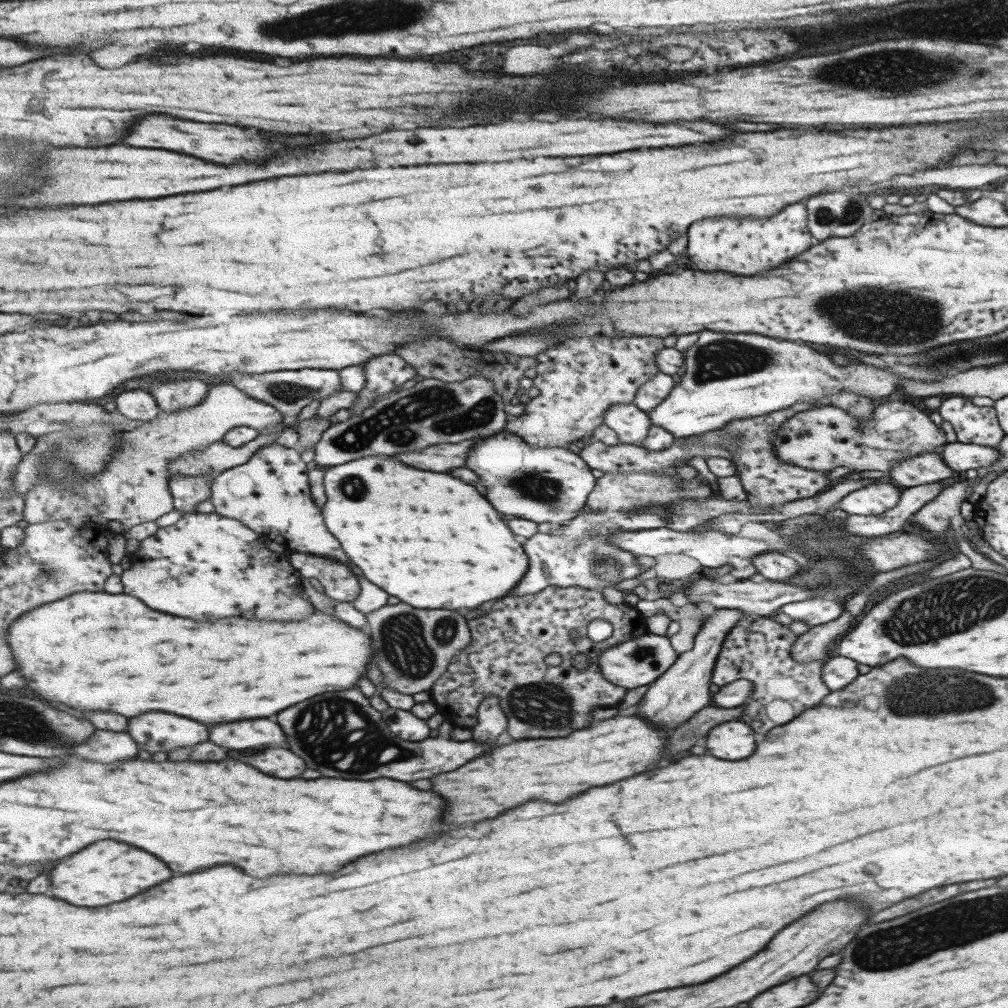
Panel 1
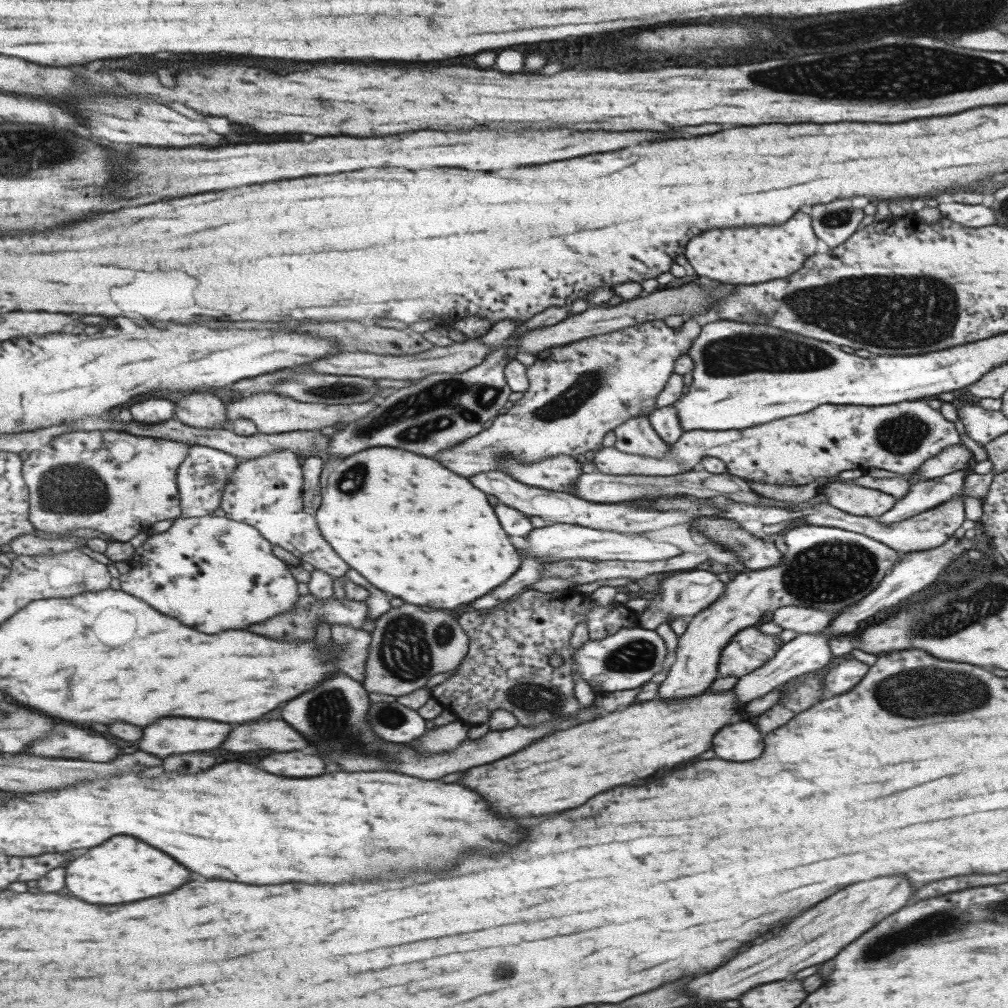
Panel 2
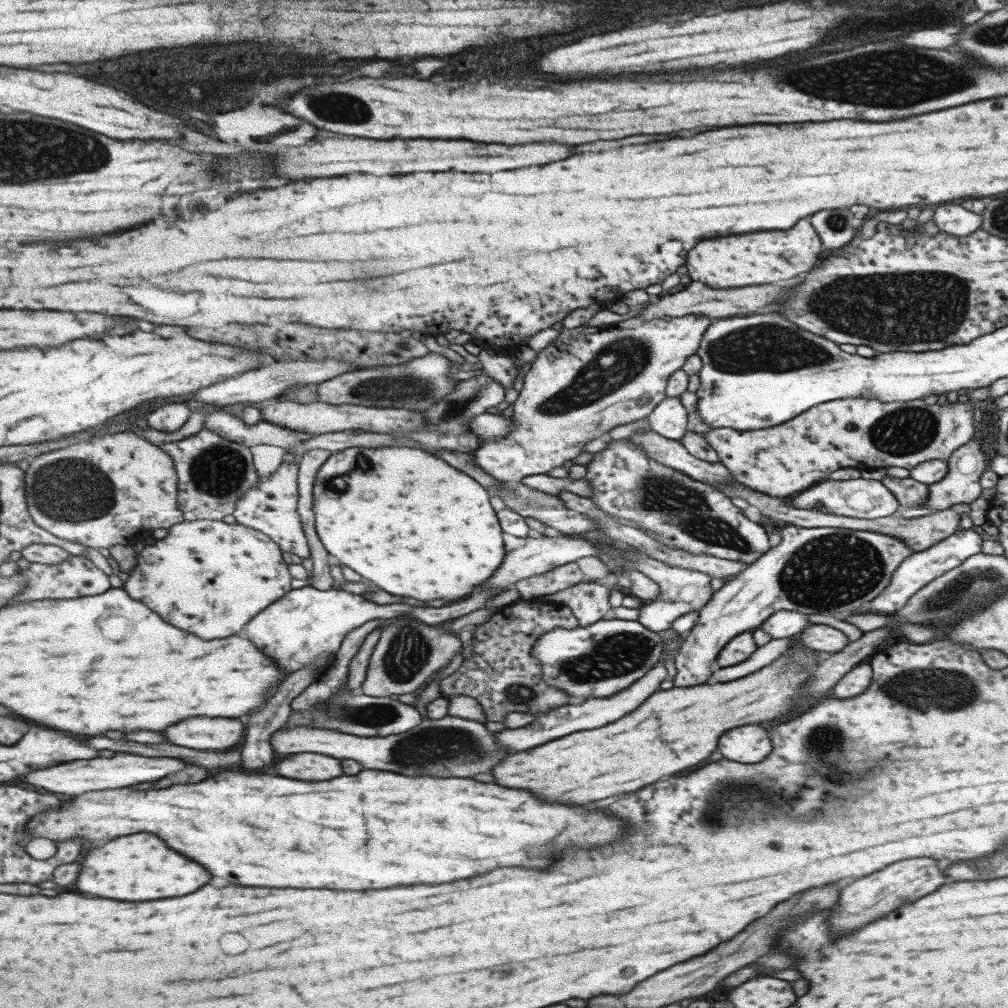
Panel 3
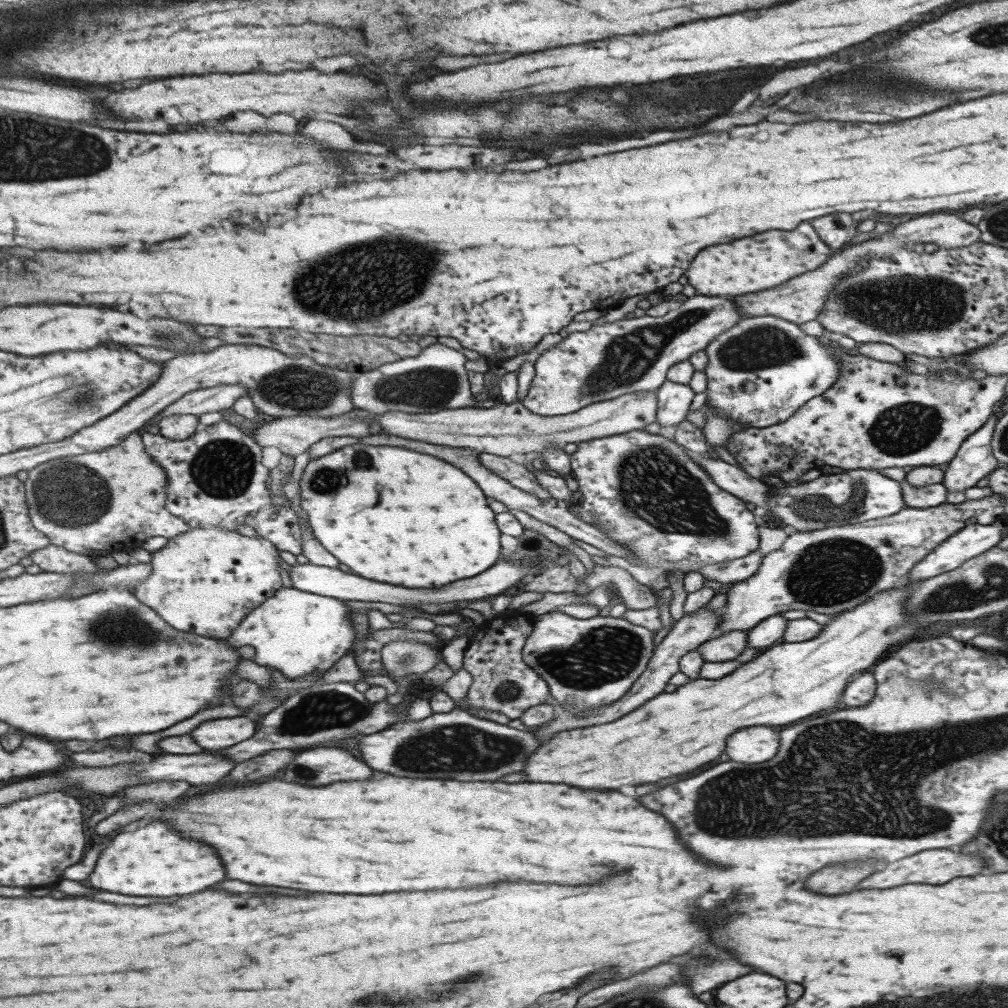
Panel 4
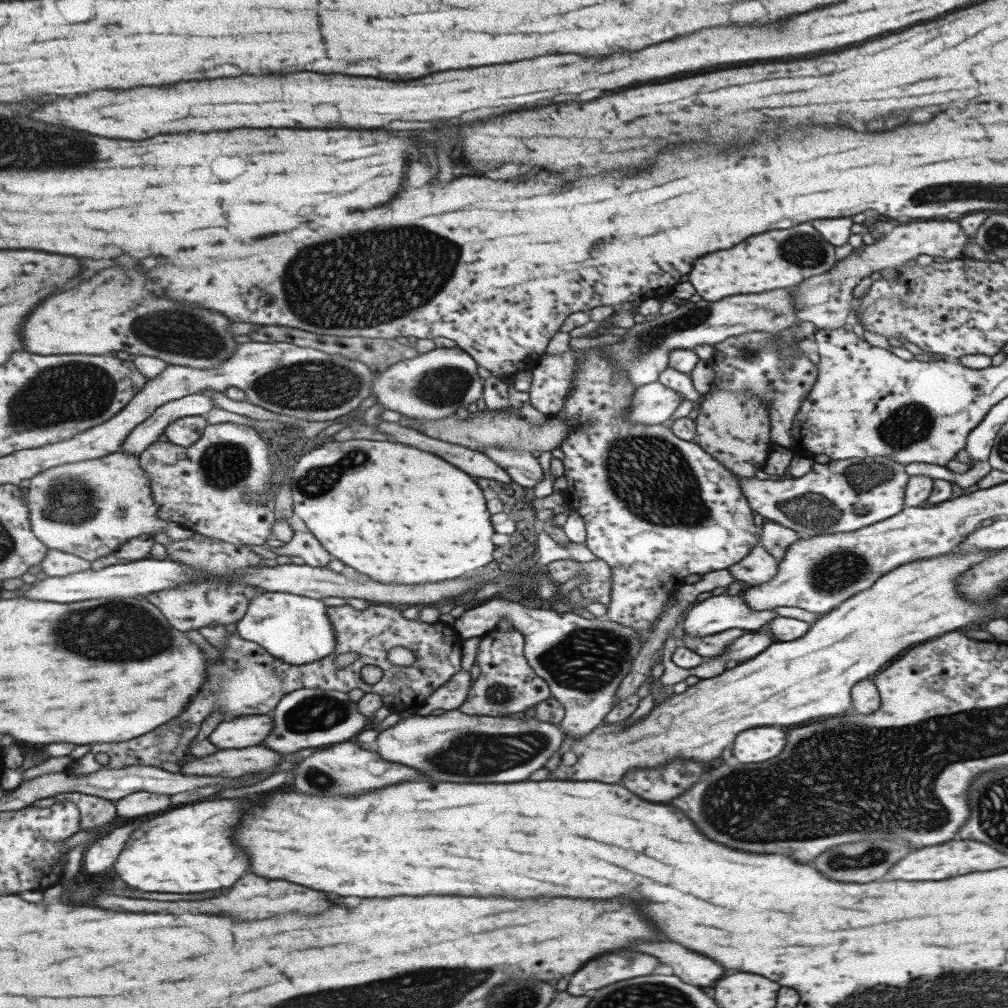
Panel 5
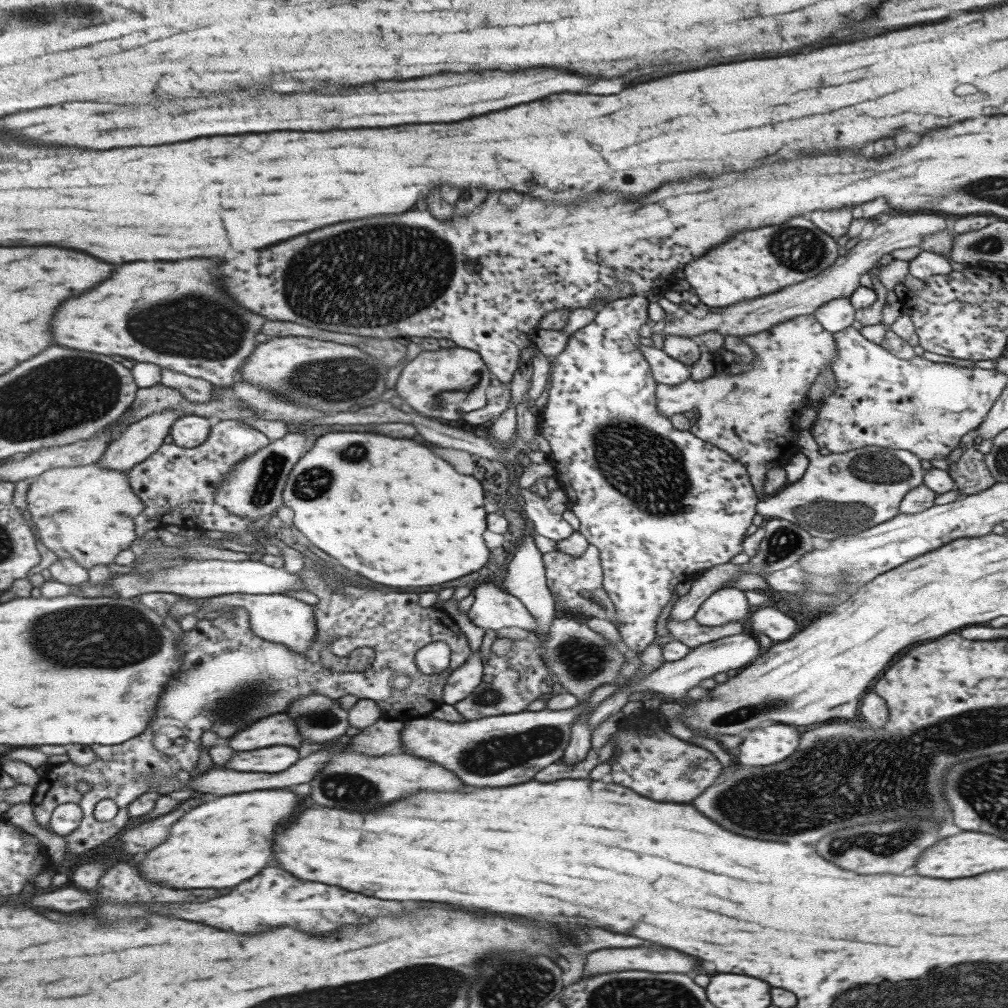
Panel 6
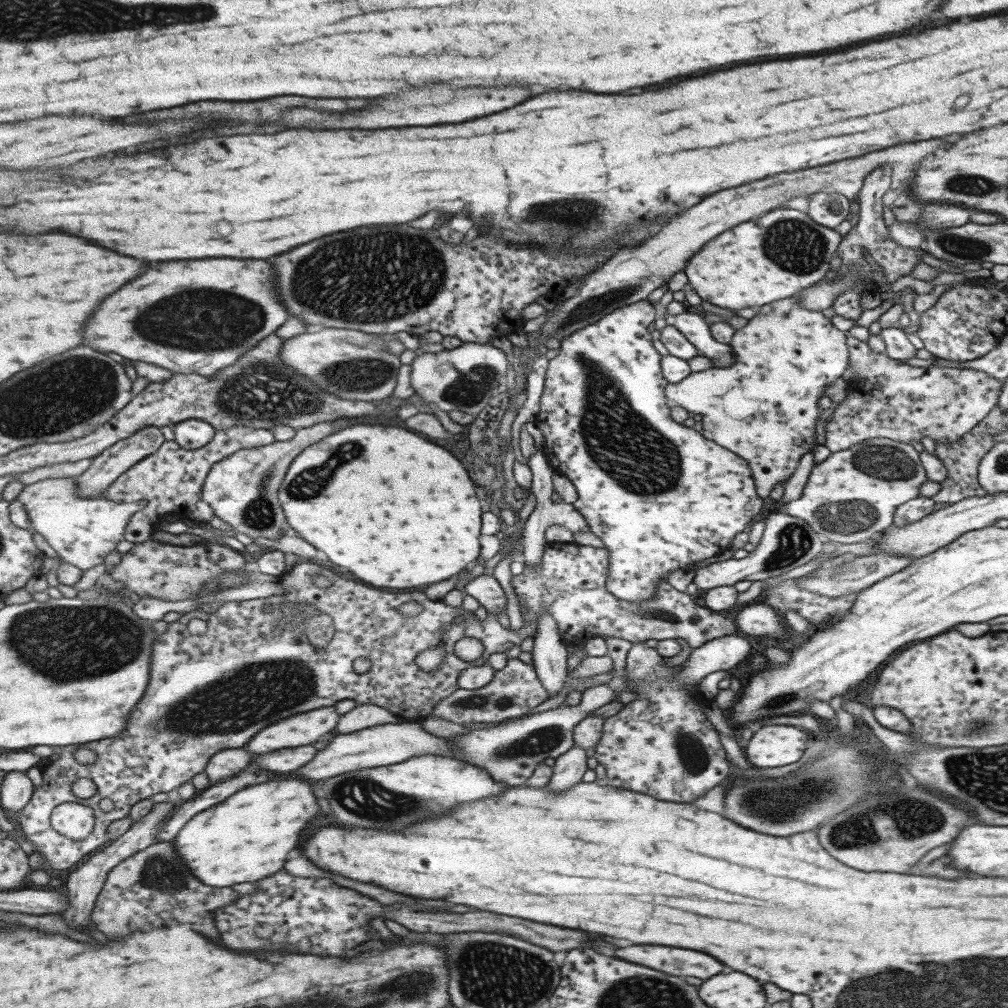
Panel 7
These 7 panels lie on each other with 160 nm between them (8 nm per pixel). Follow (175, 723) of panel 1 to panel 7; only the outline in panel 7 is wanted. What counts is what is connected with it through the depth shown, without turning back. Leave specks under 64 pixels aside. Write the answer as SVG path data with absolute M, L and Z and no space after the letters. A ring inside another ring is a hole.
M331 706L303 712L303 714L279 720L277 724L271 724L261 732L257 732L249 740L247 750L255 754L263 754L279 748L313 744L317 738L333 730L335 722L337 722L337 712Z

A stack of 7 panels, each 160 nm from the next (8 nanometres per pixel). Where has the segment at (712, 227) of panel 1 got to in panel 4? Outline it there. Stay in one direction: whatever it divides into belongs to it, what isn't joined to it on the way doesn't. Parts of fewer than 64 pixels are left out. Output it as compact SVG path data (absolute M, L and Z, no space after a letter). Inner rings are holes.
M801 222L789 232L761 232L733 244L703 248L689 264L685 276L700 295L739 296L773 288L793 276L819 268L830 257L829 249L807 222Z

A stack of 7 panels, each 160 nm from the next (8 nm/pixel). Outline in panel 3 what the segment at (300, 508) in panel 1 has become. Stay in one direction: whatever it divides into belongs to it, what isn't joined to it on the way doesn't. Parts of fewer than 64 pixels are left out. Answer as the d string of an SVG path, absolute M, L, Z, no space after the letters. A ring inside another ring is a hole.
M297 462L281 463L269 476L258 477L258 482L242 496L233 508L235 523L252 528L268 536L282 552L291 552L299 558L308 558L310 550L305 538L299 514L296 512L296 472Z

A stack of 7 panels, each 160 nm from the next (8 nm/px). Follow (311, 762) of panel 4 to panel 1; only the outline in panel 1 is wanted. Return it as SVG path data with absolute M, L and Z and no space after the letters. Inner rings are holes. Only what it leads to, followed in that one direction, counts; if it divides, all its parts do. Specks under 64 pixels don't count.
M271 748L255 756L247 756L245 764L261 768L261 772L265 772L267 776L281 776L281 778L293 778L305 770L303 760L285 748Z

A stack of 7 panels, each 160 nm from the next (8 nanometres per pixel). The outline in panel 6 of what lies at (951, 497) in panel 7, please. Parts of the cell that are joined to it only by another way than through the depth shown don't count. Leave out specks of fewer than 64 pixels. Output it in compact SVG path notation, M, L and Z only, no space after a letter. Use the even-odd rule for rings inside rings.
M975 428L963 435L958 445L961 449L959 460L948 462L948 475L953 480L954 489L960 497L981 492L995 483L984 465L984 456L977 450L978 446L975 446L977 431Z

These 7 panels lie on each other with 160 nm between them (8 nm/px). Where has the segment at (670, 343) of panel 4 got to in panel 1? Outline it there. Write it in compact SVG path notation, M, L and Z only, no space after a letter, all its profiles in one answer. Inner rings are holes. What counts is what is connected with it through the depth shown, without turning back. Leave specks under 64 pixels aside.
M597 335L565 339L538 352L534 356L536 373L532 382L539 396L523 404L523 414L520 416L508 416L503 429L516 434L523 443L533 448L567 448L574 441L591 439L591 432L603 424L604 414L611 405L632 403L637 389L659 373L654 356L663 347L663 339L654 336L619 338ZM461 440L457 444L442 443L407 452L407 454L397 454L397 458L403 464L413 464L413 468L429 468L431 472L447 472L451 468L465 466L468 452L476 440Z

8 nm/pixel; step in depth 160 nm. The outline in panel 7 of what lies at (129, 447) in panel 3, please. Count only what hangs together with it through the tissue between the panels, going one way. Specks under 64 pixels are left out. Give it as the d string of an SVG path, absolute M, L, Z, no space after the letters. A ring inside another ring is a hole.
M74 477L60 479L47 478L32 485L27 485L17 498L22 504L33 531L40 533L46 542L56 551L63 561L73 563L84 571L99 565L105 565L105 558L117 548L117 544L124 539L126 528L133 516L146 508L148 501L115 502L106 496L85 498L80 494Z

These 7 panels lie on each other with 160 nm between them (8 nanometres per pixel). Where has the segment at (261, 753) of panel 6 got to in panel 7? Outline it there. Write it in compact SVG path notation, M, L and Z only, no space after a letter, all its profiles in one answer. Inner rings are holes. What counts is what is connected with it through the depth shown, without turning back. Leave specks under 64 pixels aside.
M299 746L299 748L281 748L275 750L273 754L267 752L259 756L259 766L263 770L271 772L291 772L295 768L301 768L305 762L309 762L315 756L313 746Z

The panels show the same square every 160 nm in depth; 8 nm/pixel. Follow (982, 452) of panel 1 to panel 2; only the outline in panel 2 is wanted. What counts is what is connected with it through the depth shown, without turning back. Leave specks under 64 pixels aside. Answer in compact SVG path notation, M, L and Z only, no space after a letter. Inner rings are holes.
M957 444L943 449L940 454L923 461L914 470L914 474L926 480L932 480L963 469L967 464L972 463L973 455L971 452L965 446Z

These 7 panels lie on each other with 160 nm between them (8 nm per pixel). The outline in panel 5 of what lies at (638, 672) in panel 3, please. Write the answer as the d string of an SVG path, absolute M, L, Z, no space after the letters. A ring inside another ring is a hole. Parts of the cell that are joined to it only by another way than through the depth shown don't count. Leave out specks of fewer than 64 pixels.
M505 595L497 596L496 599L485 599L477 606L471 606L454 620L452 626L463 641L474 636L481 637L486 632L495 629L501 618L507 620L515 630L522 634L525 662L539 678L548 684L550 696L563 706L565 715L560 720L560 725L565 735L579 738L579 736L589 734L589 730L598 726L599 722L605 718L605 714L617 704L615 691L618 682L621 682L621 679L629 672L633 658L639 654L644 636L628 626L621 626L604 617L585 619L576 611L559 613L536 604L535 607L526 607L522 601L518 603L510 601Z

